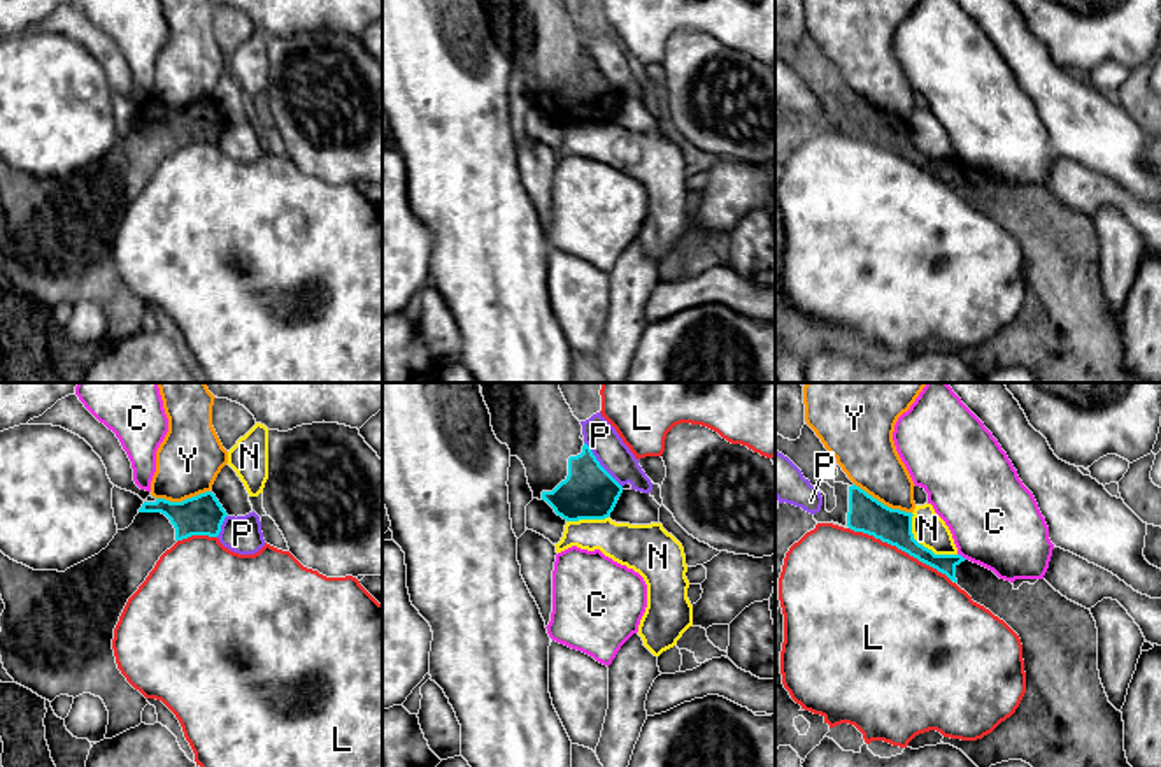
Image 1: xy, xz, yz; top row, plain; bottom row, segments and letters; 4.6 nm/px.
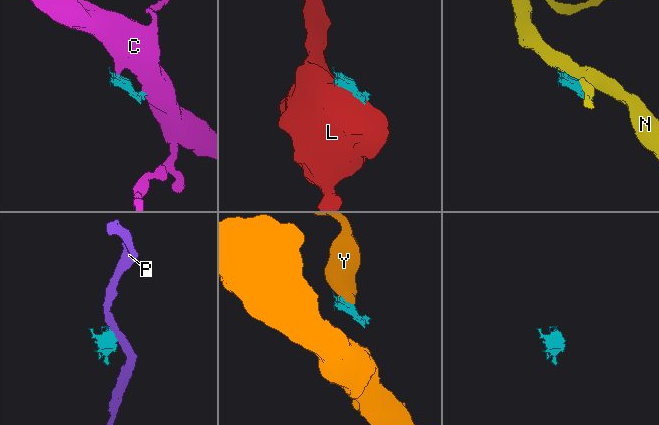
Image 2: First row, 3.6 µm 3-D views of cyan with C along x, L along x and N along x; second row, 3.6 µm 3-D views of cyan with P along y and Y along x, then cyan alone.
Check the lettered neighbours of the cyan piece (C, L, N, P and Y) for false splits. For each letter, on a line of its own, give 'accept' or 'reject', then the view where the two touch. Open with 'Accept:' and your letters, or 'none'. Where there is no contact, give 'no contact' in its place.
Accept: none
C: reject | yz
L: reject | yz
N: reject | yz
P: reject | xz
Y: reject | yz

